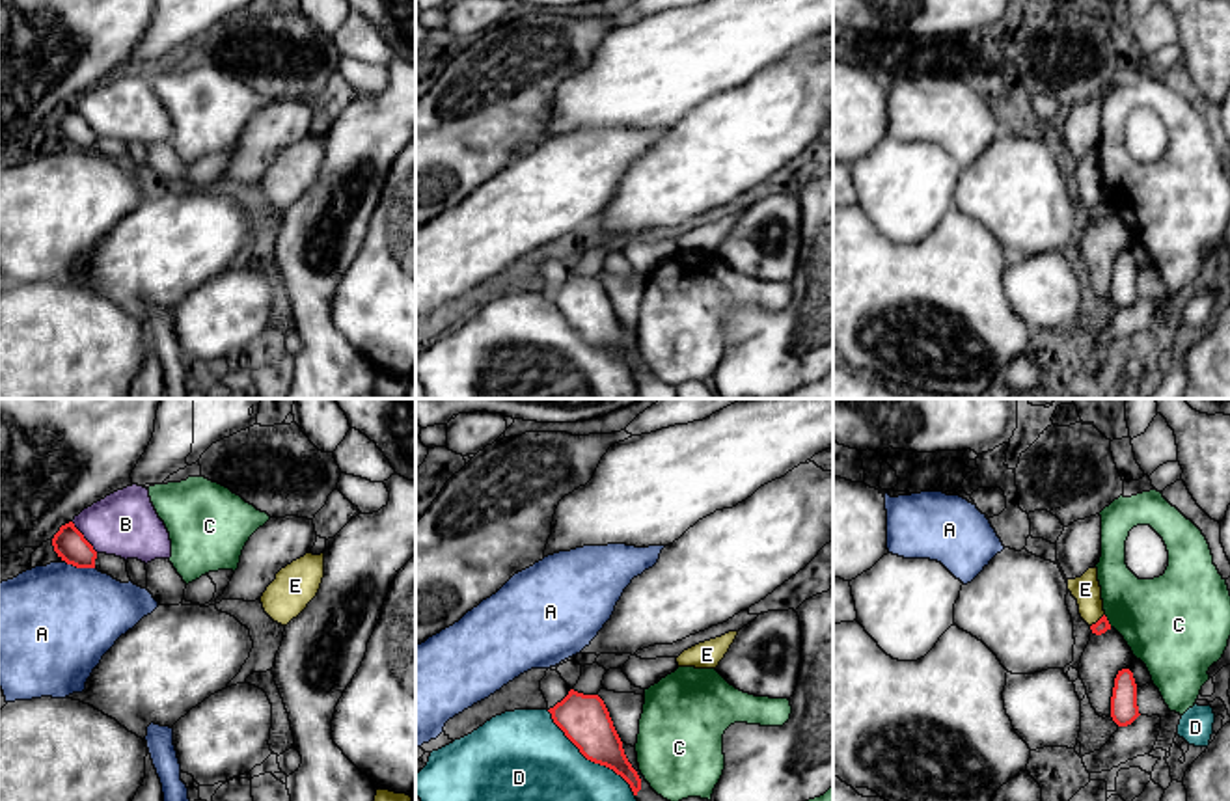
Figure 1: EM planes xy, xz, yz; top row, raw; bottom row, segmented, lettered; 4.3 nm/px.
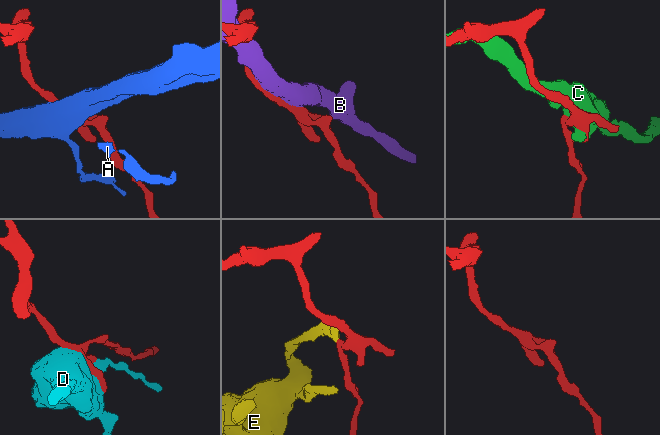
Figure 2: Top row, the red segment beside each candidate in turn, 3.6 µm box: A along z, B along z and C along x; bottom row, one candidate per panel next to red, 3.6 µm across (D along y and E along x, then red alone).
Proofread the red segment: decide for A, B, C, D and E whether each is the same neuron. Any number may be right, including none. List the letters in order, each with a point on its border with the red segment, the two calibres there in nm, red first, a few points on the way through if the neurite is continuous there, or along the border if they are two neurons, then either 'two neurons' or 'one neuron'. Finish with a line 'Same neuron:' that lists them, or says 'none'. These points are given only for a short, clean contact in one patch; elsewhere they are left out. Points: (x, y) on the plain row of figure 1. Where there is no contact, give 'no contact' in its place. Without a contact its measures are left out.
A: contact xy (81, 149); calibres 140 and 480 nm; two neurons
B: contact xy (82, 120); calibres 140 and 280 nm; two neurons
C: contact yz (1107, 203); calibres 60 and 380 nm; two neurons
D: contact xz (589, 341); calibres 220 and 480 nm; two neurons
E: contact yz (1098, 203); calibres 60 and 120 nm; border yz (1104, 196), (1091, 209); two neurons
Same neuron: none

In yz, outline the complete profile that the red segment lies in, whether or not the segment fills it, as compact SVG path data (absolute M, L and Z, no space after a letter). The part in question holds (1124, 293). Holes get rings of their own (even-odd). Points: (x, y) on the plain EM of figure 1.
M1129 251L1118 253L1111 279L1111 300L1118 309L1128 309L1139 300L1137 266Z

